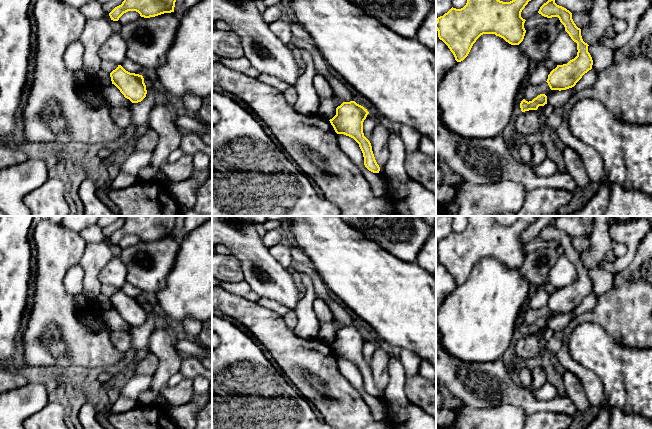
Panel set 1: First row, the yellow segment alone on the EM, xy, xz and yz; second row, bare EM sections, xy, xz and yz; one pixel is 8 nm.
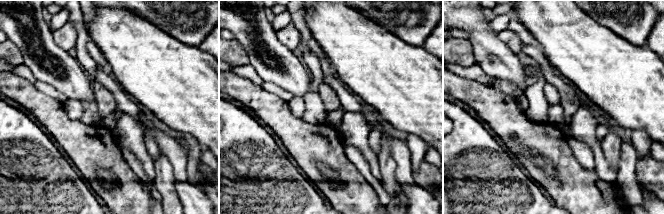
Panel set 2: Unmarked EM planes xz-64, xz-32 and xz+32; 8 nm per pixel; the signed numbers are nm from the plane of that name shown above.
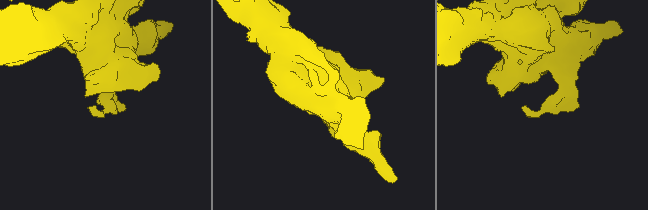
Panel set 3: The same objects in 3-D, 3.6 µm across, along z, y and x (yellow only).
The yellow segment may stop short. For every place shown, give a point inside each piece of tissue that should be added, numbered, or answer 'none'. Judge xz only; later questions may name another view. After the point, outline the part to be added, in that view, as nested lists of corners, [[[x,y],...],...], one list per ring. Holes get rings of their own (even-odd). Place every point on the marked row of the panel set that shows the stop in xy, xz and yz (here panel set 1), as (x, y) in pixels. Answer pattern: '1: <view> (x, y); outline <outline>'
none

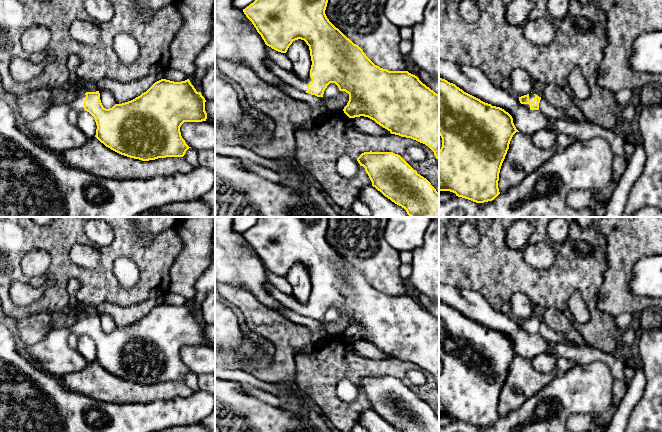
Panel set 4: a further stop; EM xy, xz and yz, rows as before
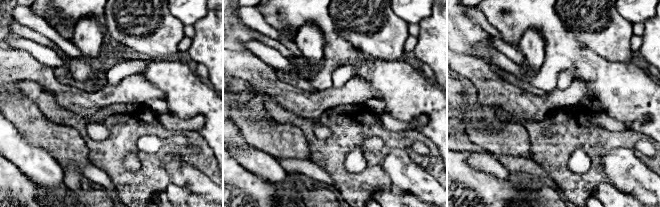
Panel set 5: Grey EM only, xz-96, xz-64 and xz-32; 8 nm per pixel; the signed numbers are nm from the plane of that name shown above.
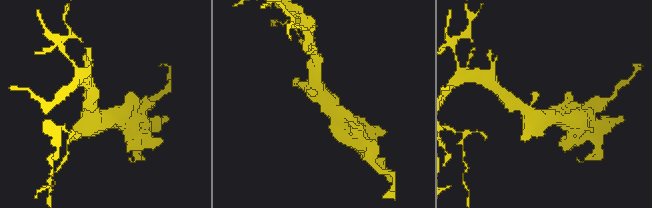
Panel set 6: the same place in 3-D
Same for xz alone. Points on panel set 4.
1: xz (290, 78); outline [[[272,60],[267,61],[269,69],[279,78],[281,78],[286,84],[291,85],[292,87],[306,92],[308,89],[308,84],[312,82],[312,78],[309,76],[307,80],[301,80],[293,72],[288,72],[280,68]]]

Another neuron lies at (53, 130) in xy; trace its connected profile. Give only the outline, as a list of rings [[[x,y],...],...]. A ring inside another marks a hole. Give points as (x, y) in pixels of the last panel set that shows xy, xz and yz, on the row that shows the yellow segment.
[[[68,103],[53,105],[41,118],[27,121],[27,130],[40,144],[60,155],[81,147],[89,137],[68,121],[70,111]]]

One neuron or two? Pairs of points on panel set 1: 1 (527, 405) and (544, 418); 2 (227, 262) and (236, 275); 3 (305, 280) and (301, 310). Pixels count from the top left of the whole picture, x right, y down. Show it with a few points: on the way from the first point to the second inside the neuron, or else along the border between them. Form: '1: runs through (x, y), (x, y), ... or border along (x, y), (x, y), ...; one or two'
1: border along (560, 412), (536, 411), (528, 415); two
2: runs through (227, 265), (233, 272); one
3: runs through (308, 287), (308, 299), (305, 303); one

